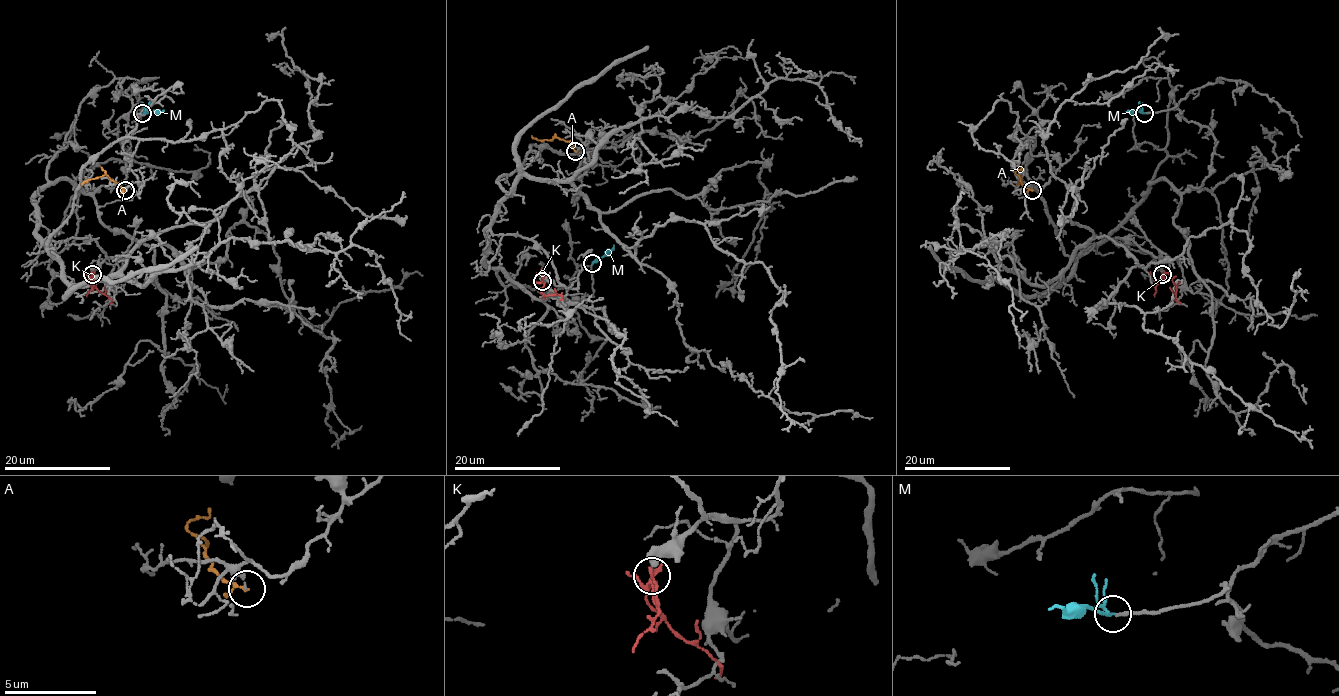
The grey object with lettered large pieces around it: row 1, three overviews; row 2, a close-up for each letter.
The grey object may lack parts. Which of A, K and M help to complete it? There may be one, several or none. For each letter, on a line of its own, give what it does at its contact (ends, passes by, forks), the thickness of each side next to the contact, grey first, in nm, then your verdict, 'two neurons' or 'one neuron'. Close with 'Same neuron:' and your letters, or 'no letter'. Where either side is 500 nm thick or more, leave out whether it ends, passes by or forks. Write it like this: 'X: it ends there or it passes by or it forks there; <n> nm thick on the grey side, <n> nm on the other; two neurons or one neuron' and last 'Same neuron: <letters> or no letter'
A: it passes by; 140 nm thick on the grey side, 120 nm on the other; two neurons
K: it forks there; 240 nm thick on the grey side, 130 nm on the other; two neurons
M: it forks there; 170 nm thick on the grey side, 120 nm on the other; one neuron
Same neuron: M

